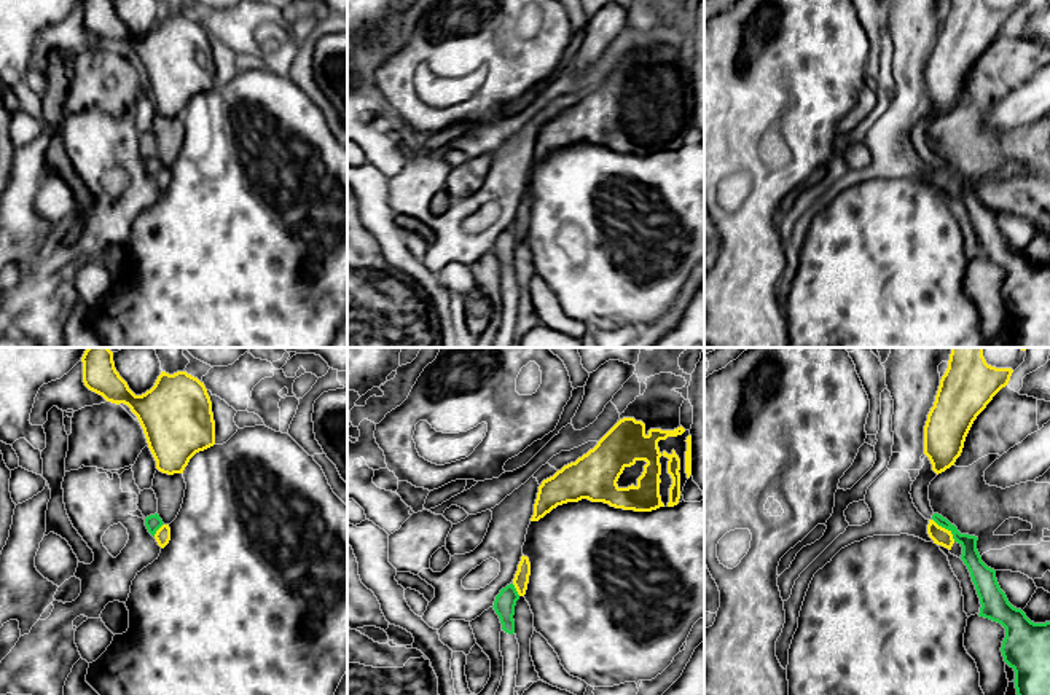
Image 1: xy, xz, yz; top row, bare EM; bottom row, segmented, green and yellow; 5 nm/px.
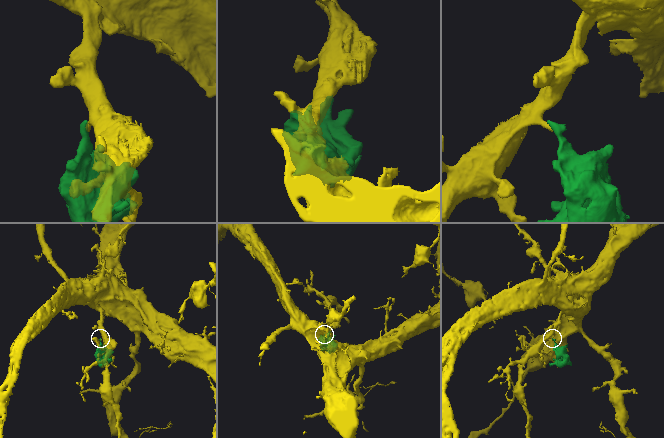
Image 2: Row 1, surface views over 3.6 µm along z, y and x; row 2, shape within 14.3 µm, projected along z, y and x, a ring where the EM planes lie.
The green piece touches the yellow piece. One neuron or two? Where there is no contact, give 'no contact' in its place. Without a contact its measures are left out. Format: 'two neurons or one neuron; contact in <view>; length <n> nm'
two neurons; contact in yz; length 170 nm

